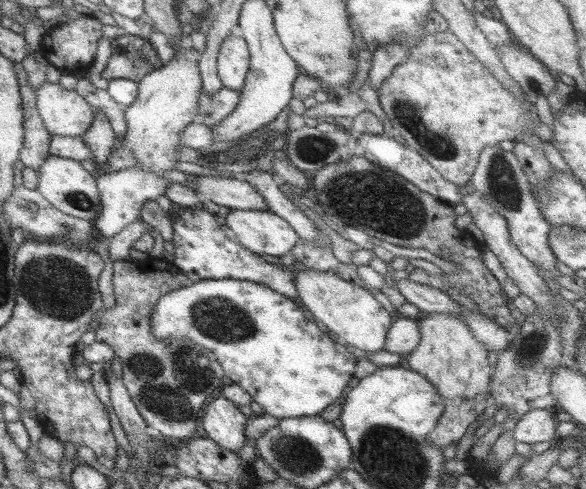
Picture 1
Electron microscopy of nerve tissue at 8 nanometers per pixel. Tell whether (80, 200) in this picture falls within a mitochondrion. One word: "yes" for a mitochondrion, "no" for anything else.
yes

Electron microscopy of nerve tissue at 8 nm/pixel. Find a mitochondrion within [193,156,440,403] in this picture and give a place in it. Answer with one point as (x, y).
(378, 201)

